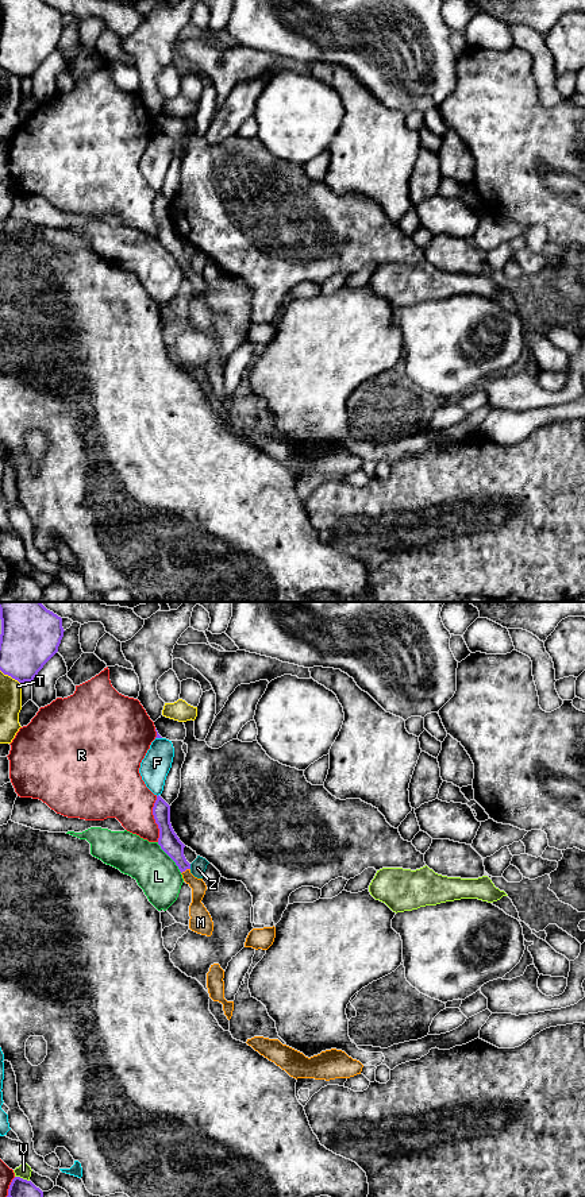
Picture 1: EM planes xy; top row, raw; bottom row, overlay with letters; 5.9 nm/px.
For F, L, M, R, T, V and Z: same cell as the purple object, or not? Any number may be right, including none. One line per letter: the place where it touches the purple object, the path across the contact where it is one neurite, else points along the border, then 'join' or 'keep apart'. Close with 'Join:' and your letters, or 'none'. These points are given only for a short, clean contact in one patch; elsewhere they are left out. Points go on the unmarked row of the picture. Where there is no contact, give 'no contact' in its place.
F: xy (158, 132) | keep apart
L: xy (169, 251) | keep apart
M: xy (185, 265) | across xy (169, 238), (185, 265), (196, 280), (196, 305) | join
R: xy (154, 213) | keep apart
T: xy (11, 72) | keep apart
V: xy (22, 574) | keep apart
Z: xy (189, 262) | keep apart
Join: M

